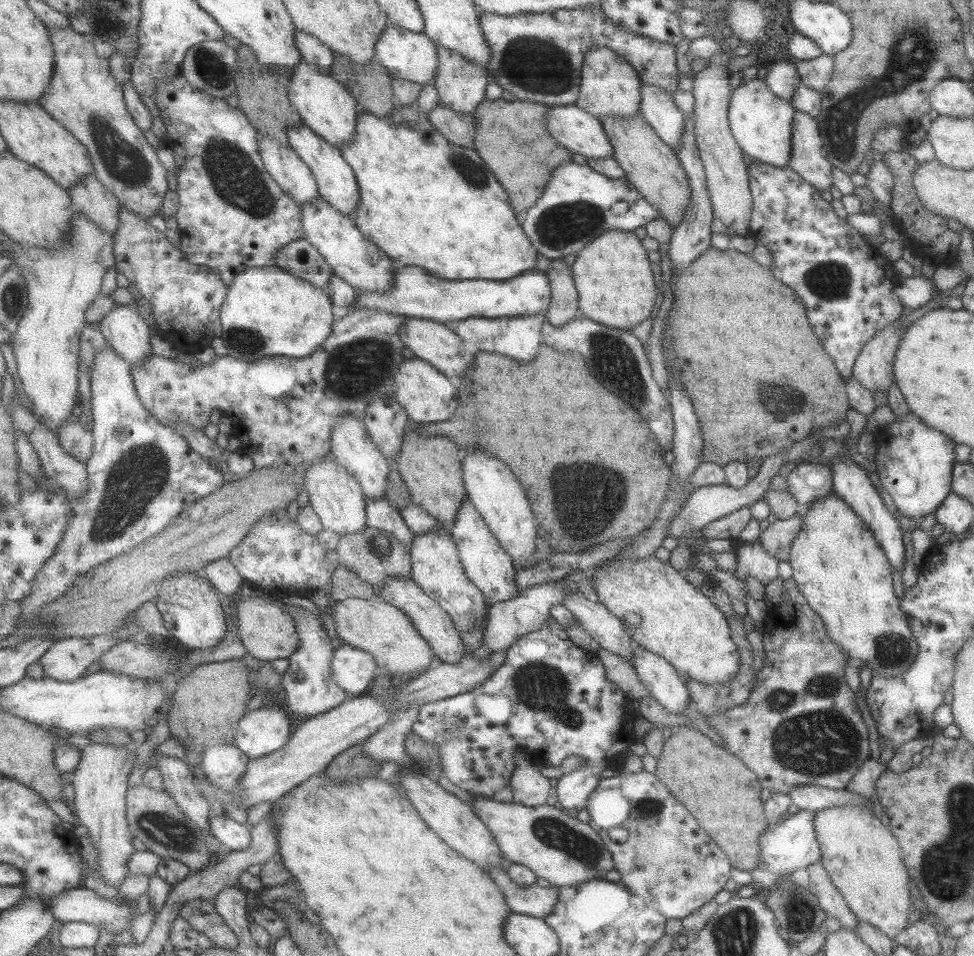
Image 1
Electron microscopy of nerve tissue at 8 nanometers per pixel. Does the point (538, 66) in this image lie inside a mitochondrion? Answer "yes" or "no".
yes

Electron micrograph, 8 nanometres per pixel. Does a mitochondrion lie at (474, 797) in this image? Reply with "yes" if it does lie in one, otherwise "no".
no

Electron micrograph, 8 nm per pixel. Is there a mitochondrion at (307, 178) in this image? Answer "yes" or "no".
no

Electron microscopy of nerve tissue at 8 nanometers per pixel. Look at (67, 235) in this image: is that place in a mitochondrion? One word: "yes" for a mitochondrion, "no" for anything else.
no

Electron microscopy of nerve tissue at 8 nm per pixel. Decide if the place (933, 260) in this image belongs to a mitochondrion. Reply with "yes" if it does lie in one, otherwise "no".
no

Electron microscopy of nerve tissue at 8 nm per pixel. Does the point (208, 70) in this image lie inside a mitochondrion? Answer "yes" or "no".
yes

